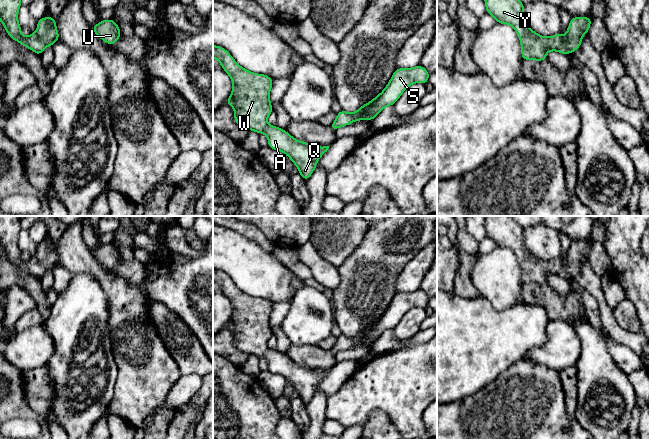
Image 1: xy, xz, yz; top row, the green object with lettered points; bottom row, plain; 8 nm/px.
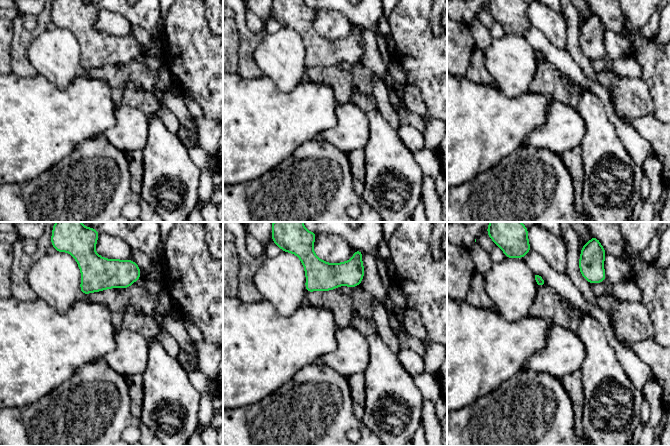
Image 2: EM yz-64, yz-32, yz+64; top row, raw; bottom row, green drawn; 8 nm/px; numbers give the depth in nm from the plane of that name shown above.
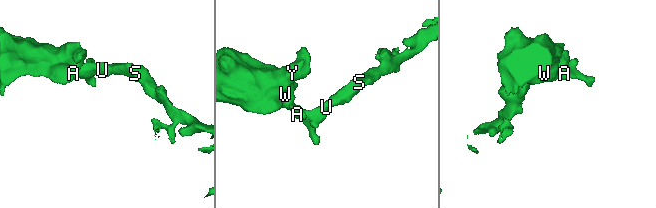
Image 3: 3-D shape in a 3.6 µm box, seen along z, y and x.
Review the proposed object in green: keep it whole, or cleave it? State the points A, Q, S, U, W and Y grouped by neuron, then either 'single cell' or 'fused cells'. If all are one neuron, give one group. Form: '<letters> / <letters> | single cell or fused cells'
A Q S U W Y | single cell

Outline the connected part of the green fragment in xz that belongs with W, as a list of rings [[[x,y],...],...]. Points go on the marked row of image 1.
[[[213,45],[213,58],[220,62],[232,79],[232,93],[226,104],[234,108],[236,124],[259,134],[264,133],[268,146],[285,153],[299,169],[304,181],[307,181],[329,146],[319,147],[298,141],[287,131],[267,123],[268,116],[273,112],[269,99],[273,83],[271,77],[244,69],[221,46]]]

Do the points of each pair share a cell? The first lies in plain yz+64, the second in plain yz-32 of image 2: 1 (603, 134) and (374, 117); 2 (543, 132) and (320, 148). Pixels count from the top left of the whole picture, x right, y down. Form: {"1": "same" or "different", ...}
{"1": "same", "2": "different"}

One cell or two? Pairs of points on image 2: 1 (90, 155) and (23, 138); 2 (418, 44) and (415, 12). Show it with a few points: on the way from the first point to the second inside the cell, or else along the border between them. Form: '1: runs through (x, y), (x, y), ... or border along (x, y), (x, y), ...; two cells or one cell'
1: border along (93, 138), (87, 138), (82, 141), (54, 165); two cells
2: runs through (415, 36), (415, 20); one cell

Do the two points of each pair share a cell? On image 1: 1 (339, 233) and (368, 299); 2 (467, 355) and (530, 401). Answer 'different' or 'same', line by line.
1: different
2: different

